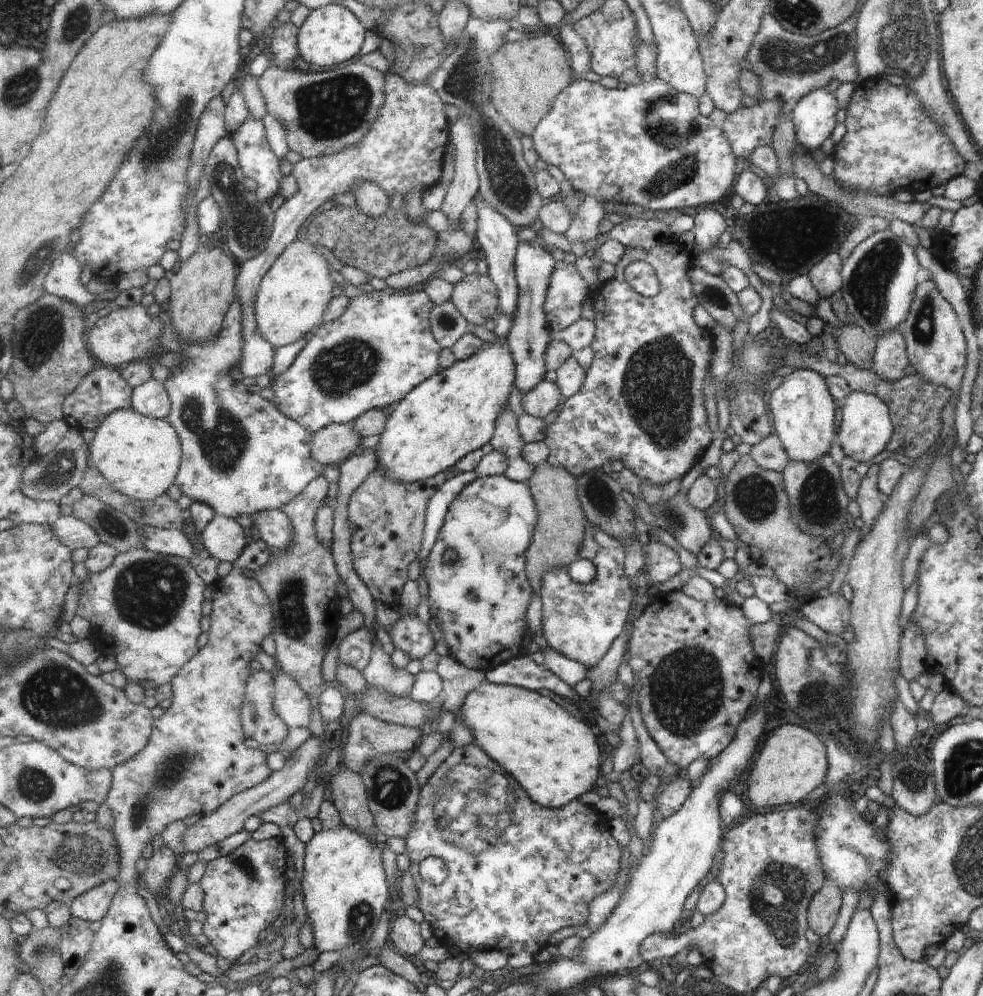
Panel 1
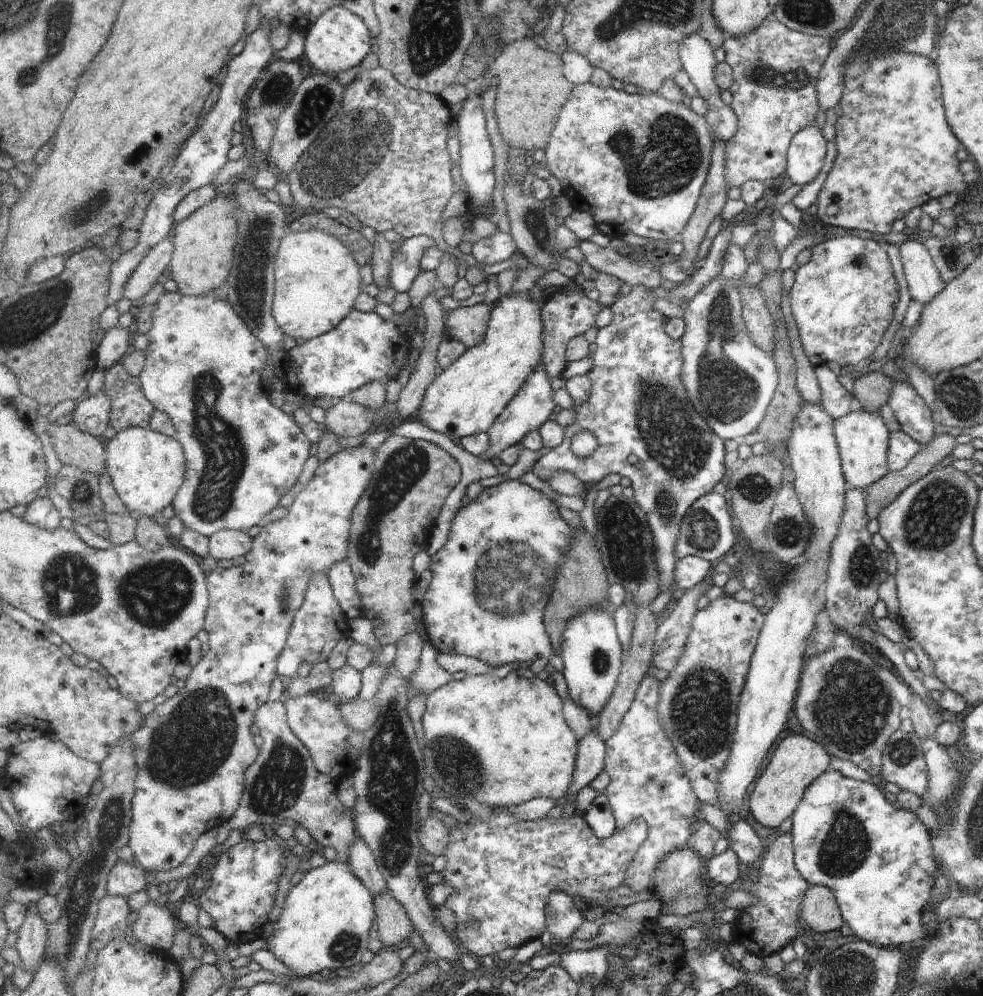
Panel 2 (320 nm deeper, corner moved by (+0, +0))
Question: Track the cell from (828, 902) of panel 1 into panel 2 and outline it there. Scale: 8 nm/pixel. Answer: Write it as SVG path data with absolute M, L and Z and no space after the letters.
M811 885L801 903L804 926L815 932L831 932L844 924L833 893L824 886Z

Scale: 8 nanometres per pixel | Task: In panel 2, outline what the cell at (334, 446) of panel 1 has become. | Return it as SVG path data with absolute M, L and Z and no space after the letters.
M339 400L327 410L325 424L342 437L360 436L373 426L375 414L375 409Z

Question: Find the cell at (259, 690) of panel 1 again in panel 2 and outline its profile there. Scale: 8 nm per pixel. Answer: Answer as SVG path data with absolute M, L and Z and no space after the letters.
M281 701L266 703L256 712L256 726L263 742L257 762L245 773L246 785L240 807L232 819L228 819L232 829L245 832L253 830L253 824L269 824L272 827L282 822L304 826L321 847L332 846L339 854L339 859L349 864L351 849L355 840L355 821L349 809L338 797L338 780L331 775L319 772L315 766L311 751L297 738L288 723L286 706Z

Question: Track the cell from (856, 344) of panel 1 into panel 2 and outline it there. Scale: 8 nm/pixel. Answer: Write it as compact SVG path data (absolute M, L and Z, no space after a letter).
M869 371L852 383L852 396L855 406L870 413L878 413L887 404L892 380L881 373Z

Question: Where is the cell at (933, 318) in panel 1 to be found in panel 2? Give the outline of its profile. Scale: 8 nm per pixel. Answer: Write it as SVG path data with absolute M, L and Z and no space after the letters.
M905 241L898 247L909 296L923 308L945 283L939 278L928 250L921 243Z

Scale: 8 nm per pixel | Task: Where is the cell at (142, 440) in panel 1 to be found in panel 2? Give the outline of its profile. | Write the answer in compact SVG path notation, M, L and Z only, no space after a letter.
M131 427L110 439L106 451L113 484L136 519L154 517L173 505L185 482L187 470L185 449L180 441L151 428Z

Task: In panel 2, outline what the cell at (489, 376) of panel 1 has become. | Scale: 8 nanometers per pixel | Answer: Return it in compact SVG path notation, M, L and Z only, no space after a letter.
M531 290L509 293L497 298L491 305L492 318L483 344L469 349L457 362L443 370L427 389L423 406L419 409L418 419L421 424L444 434L456 443L461 438L476 435L478 432L488 433L493 423L500 418L500 414L519 394L521 387L536 370L536 366L542 362L544 353L542 306L532 299Z

